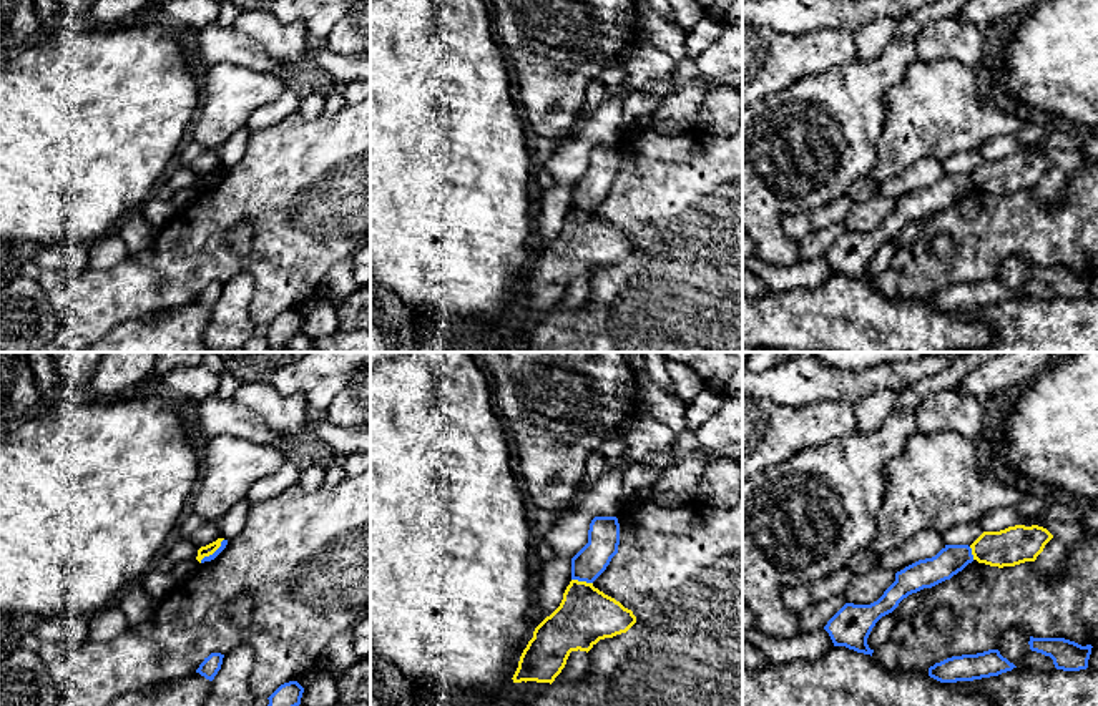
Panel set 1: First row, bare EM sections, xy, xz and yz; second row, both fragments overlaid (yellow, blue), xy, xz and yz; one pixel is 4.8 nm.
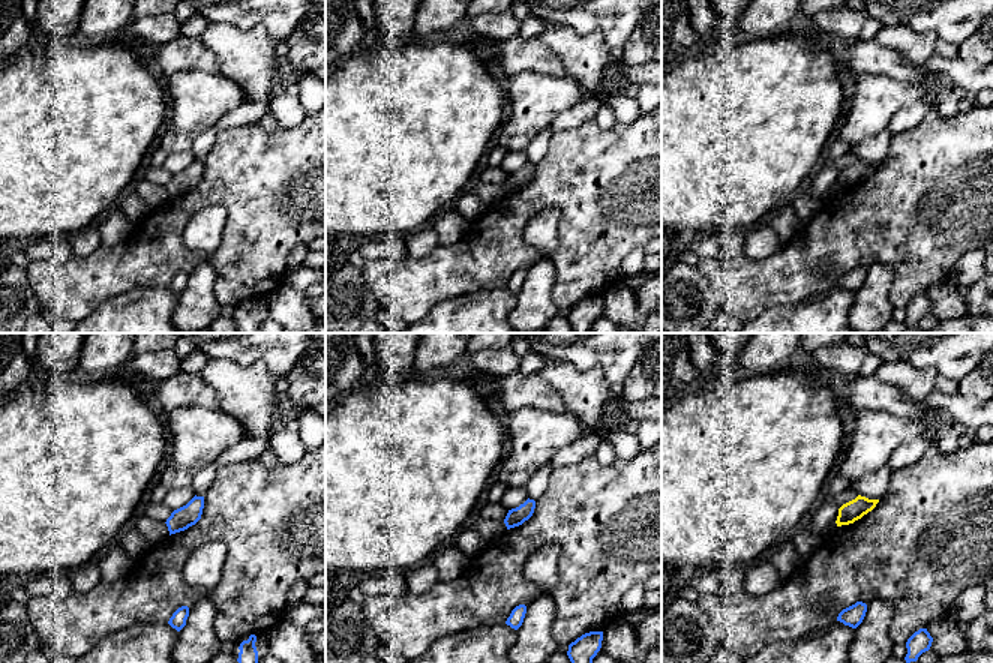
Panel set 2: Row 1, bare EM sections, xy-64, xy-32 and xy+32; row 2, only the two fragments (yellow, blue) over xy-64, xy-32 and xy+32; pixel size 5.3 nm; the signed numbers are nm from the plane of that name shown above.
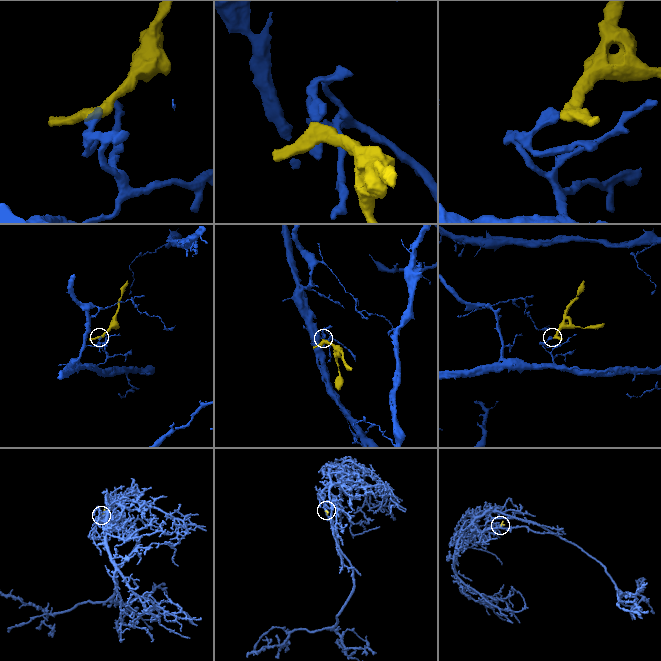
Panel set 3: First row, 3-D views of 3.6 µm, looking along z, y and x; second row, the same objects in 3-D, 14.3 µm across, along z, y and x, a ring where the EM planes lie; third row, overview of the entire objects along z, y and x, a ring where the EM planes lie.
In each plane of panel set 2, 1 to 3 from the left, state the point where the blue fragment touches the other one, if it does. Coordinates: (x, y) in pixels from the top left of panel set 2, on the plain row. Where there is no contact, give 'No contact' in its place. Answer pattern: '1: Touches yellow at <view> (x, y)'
1: No contact
2: No contact
3: No contact

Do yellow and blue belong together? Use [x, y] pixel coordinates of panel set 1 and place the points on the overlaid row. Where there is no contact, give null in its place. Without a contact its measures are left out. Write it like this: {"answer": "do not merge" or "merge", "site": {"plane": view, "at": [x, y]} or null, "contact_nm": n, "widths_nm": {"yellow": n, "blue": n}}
{"answer": "do not merge", "site": {"plane": "xy", "at": [213, 552]}, "contact_nm": 170, "widths_nm": {"yellow": 50, "blue": 30}}

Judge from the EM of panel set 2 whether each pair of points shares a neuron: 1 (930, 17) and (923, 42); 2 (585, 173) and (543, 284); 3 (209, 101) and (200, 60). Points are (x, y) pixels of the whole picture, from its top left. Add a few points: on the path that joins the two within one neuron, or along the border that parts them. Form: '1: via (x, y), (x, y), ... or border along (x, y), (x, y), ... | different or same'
1: border along (891, 24), (933, 32), (939, 38) | different
2: border along (540, 258), (546, 258), (555, 272), (551, 299) | different
3: border along (218, 72), (180, 69), (167, 78) | different

